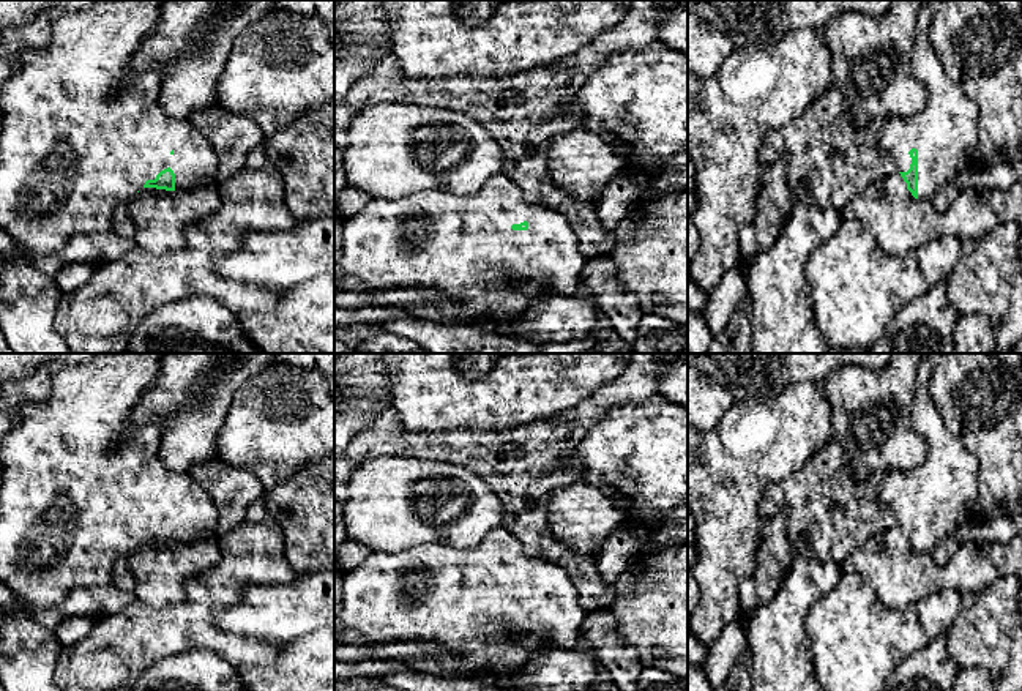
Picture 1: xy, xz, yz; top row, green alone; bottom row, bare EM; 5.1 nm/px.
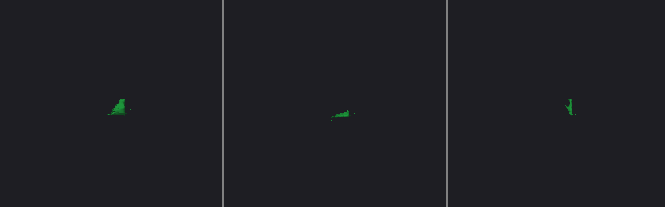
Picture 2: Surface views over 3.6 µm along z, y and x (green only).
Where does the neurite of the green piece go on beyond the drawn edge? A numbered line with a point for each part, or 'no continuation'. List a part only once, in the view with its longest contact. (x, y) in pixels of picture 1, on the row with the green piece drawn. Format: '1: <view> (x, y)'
1: yz (945, 133)

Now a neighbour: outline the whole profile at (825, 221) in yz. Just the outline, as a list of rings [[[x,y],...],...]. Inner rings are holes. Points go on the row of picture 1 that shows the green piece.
[[[808,185],[793,189],[792,210],[781,232],[768,249],[760,251],[748,263],[752,353],[826,353],[828,346],[812,316],[809,282],[804,271],[812,251],[837,232],[841,218],[837,210],[817,205]]]

